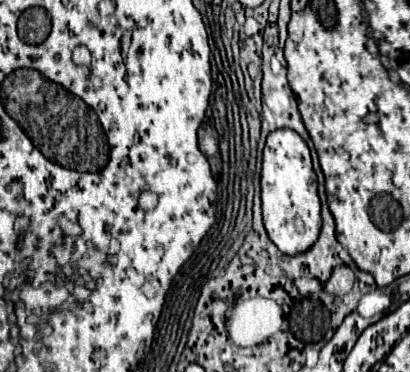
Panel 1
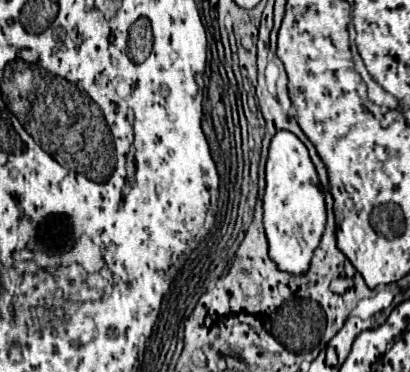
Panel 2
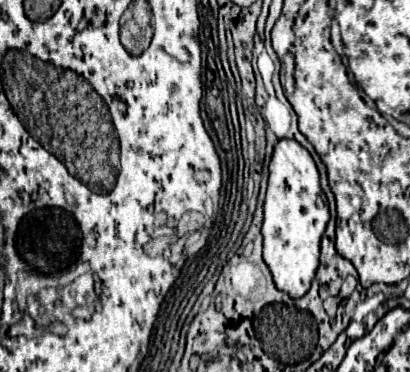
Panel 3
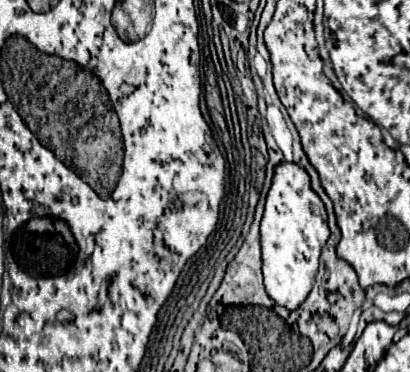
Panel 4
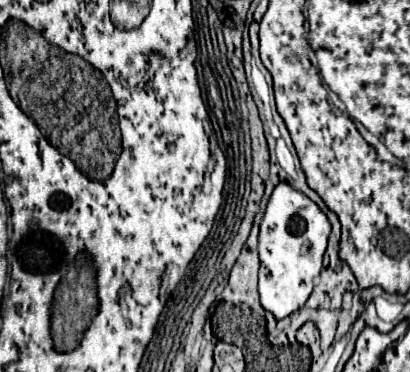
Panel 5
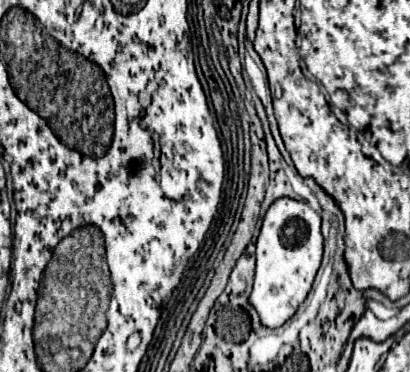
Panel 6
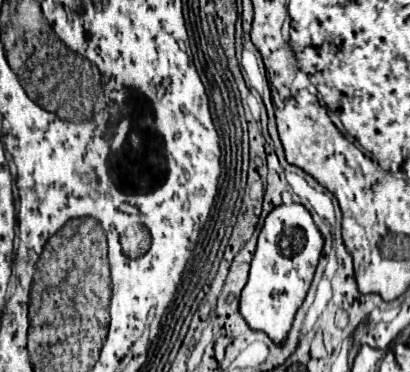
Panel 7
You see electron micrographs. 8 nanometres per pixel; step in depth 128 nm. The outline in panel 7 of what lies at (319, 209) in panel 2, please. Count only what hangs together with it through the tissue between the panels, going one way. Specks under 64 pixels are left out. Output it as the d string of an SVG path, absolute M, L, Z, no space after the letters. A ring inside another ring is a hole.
M282 204L274 208L264 220L264 228L258 236L254 260L250 266L250 276L240 294L240 314L252 330L268 334L276 346L286 342L296 310L302 306L310 288L322 246L322 232L302 204Z

